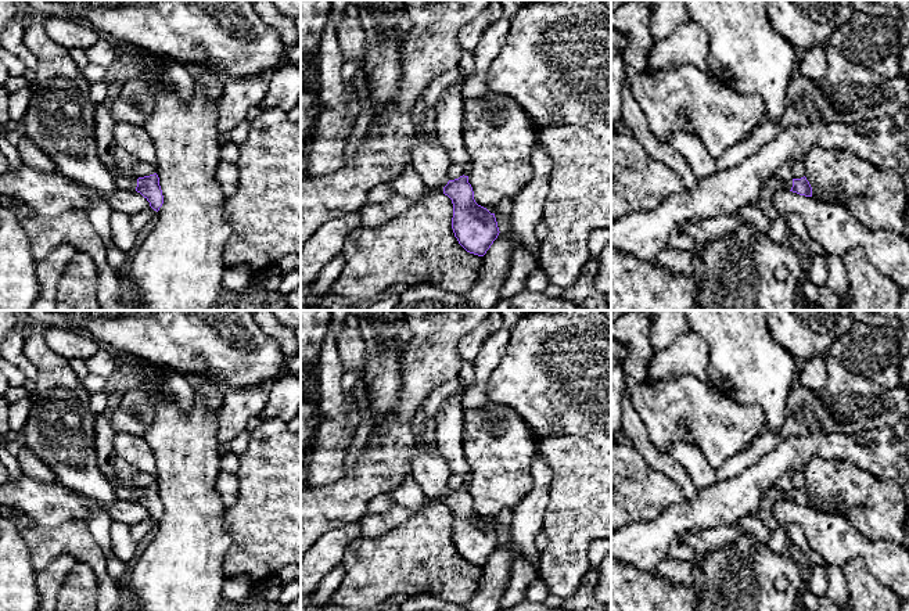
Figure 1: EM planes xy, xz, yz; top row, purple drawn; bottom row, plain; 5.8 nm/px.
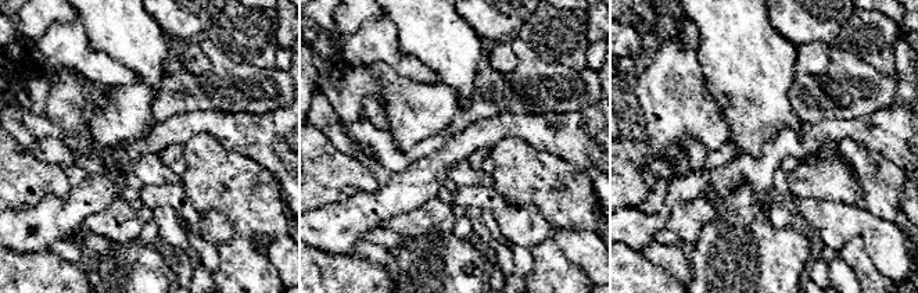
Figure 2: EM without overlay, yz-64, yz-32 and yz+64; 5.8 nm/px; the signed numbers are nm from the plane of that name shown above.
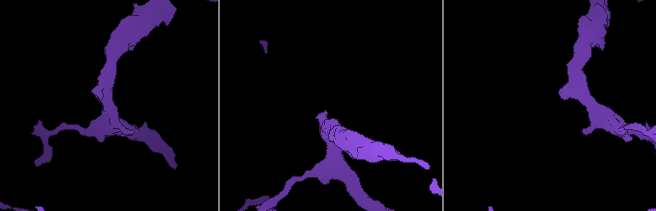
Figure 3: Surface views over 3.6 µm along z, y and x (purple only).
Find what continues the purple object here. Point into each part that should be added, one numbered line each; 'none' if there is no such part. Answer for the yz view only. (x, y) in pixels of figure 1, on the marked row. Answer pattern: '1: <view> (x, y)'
1: yz (773, 183)

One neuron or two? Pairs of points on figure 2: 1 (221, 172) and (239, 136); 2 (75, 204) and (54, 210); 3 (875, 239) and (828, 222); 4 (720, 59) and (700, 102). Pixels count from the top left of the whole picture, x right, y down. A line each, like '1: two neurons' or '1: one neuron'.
1: two neurons
2: one neuron
3: one neuron
4: two neurons

